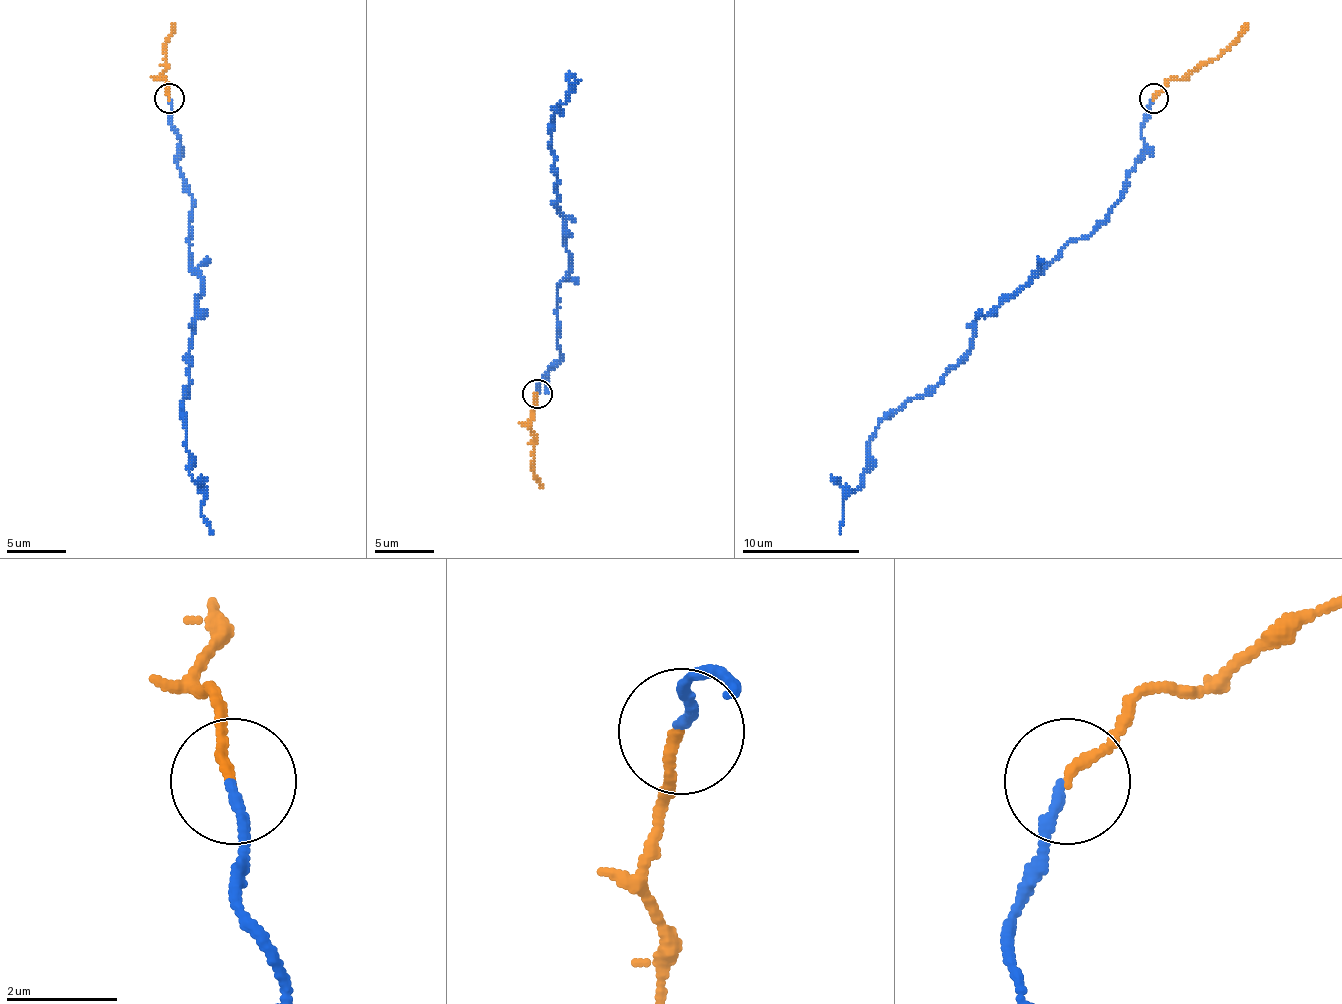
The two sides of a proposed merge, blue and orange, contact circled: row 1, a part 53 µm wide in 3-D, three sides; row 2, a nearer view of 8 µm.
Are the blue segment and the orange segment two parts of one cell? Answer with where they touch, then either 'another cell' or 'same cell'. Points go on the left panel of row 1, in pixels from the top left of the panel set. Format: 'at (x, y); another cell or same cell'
at (169, 98); same cell

